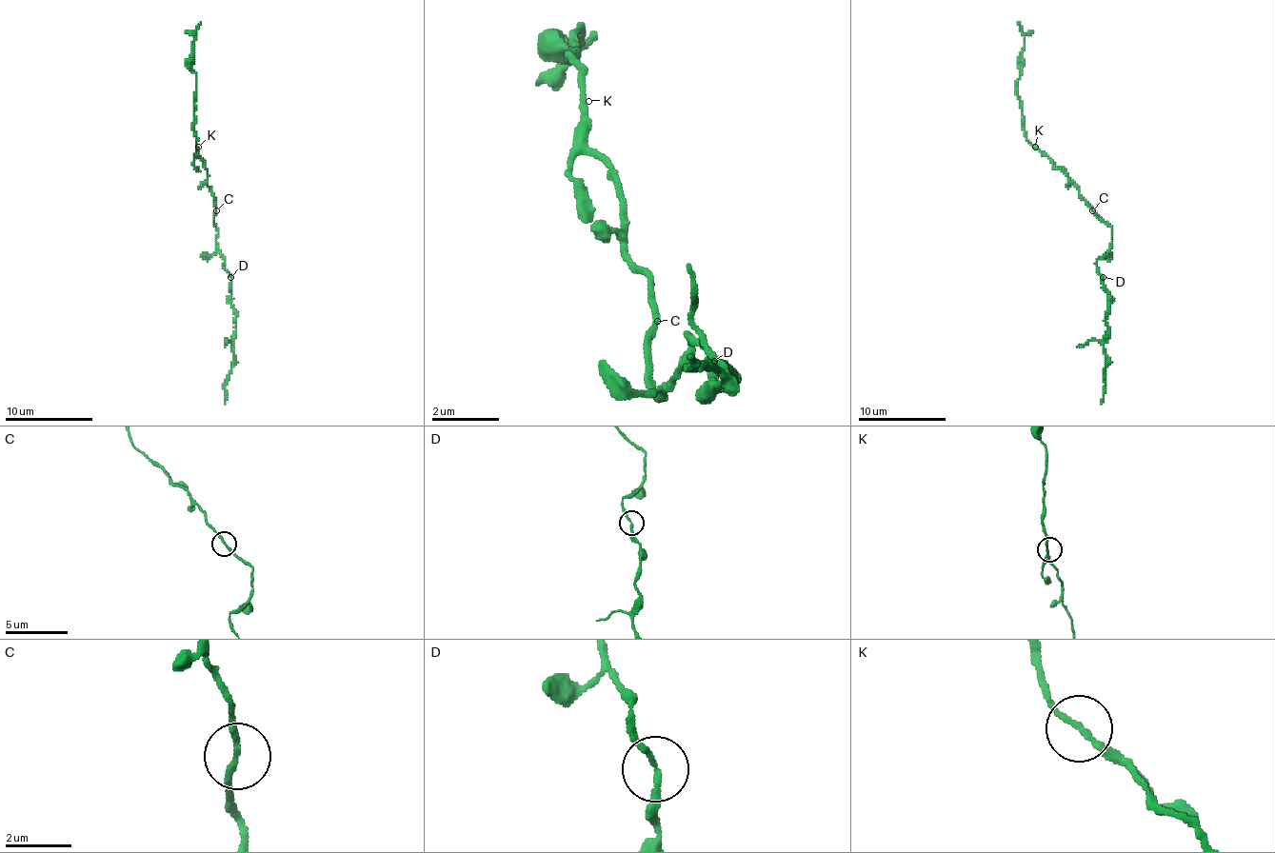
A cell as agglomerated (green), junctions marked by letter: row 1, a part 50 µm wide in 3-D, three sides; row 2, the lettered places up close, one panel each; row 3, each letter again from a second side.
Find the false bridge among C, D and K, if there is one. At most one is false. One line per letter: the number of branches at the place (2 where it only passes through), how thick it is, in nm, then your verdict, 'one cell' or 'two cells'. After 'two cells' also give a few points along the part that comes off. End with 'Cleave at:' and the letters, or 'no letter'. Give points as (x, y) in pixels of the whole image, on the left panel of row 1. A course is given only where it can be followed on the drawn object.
C: 2 | 180 nm | one cell
D: 2 | 180 nm | one cell
K: 2 | 180 nm | one cell
Cleave at: no letter

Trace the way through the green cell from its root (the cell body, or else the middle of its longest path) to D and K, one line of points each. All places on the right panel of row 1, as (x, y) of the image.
D: (1092, 208), (1112, 228), (1112, 247), (1097, 261), (1097, 269), (1103, 276)
K: (1092, 208), (1079, 193), (1079, 188), (1035, 147)

